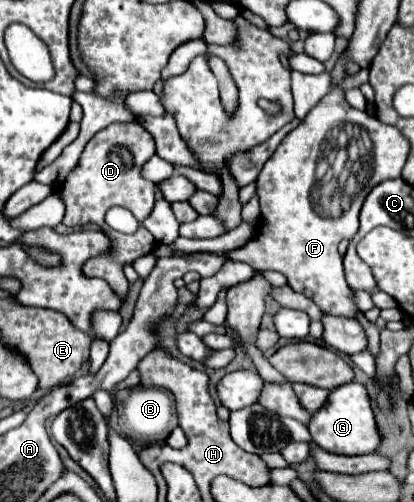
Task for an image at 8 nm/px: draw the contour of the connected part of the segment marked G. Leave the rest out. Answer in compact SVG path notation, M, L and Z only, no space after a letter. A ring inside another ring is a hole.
M350 381L330 391L330 401L326 401L324 409L312 415L308 431L318 447L338 455L366 455L374 453L374 449L380 445L366 387L356 381Z

